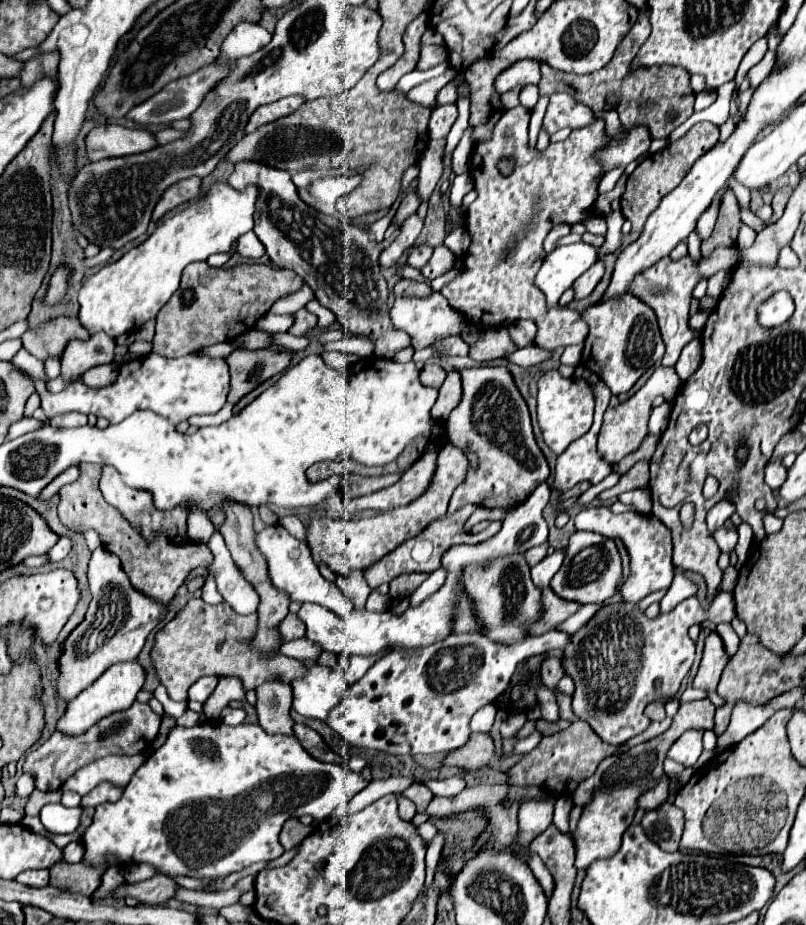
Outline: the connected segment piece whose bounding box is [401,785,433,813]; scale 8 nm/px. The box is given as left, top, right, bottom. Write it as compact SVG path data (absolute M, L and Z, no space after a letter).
M411 785L409 789L405 789L401 793L401 797L407 797L409 801L413 801L415 807L417 807L417 811L423 813L427 809L427 803L433 799L433 793L425 785Z

